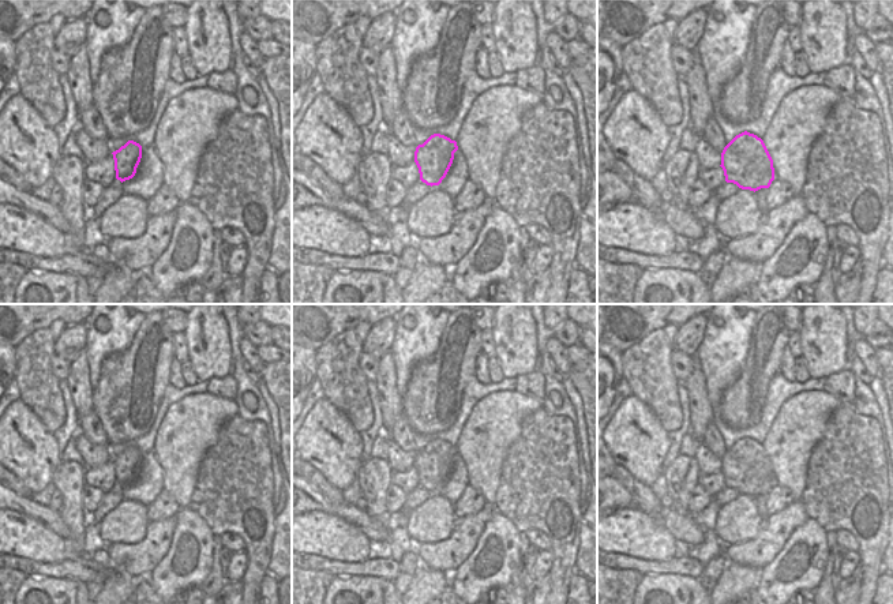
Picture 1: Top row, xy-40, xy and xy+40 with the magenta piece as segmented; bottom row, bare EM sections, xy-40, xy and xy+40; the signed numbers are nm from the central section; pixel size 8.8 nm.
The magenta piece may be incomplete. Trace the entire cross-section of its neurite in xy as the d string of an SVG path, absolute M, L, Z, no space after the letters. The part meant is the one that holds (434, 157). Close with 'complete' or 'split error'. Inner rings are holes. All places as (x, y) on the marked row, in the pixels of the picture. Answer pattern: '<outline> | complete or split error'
M434 134L419 145L414 151L414 162L420 180L431 187L439 185L449 172L457 150L457 142L440 134Z | complete

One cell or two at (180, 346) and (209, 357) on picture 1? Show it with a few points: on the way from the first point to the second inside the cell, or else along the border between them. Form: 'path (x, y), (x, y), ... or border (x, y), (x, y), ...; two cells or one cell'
border (182, 331), (190, 359); two cells

